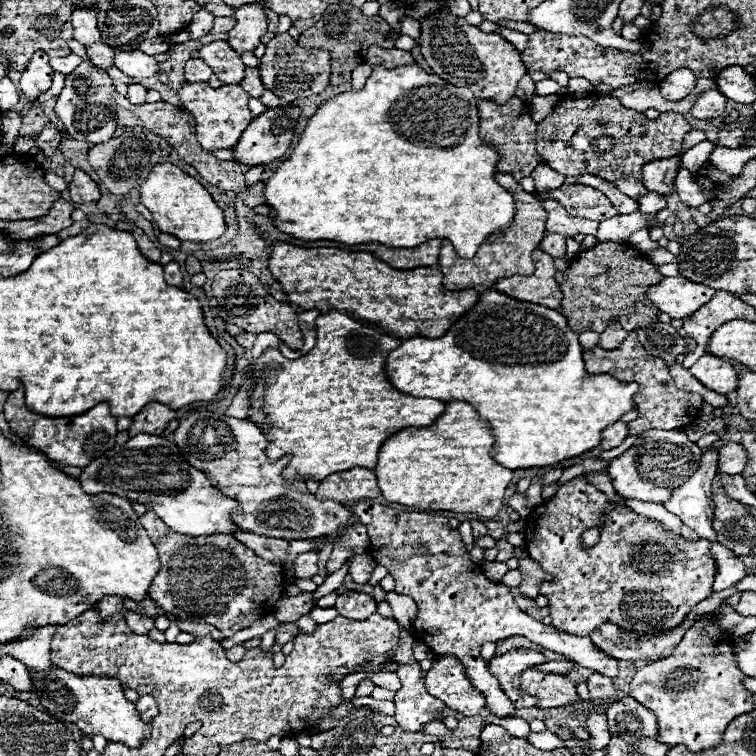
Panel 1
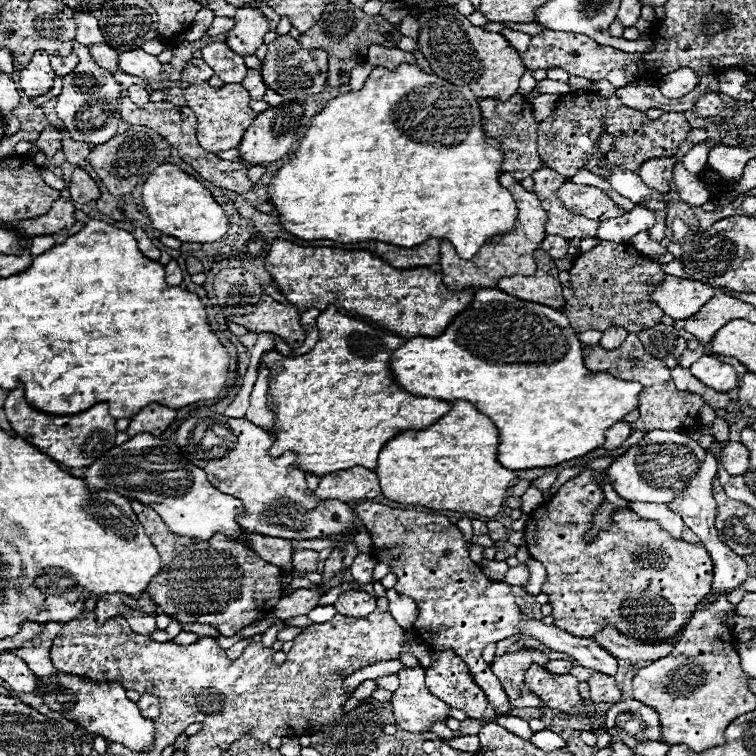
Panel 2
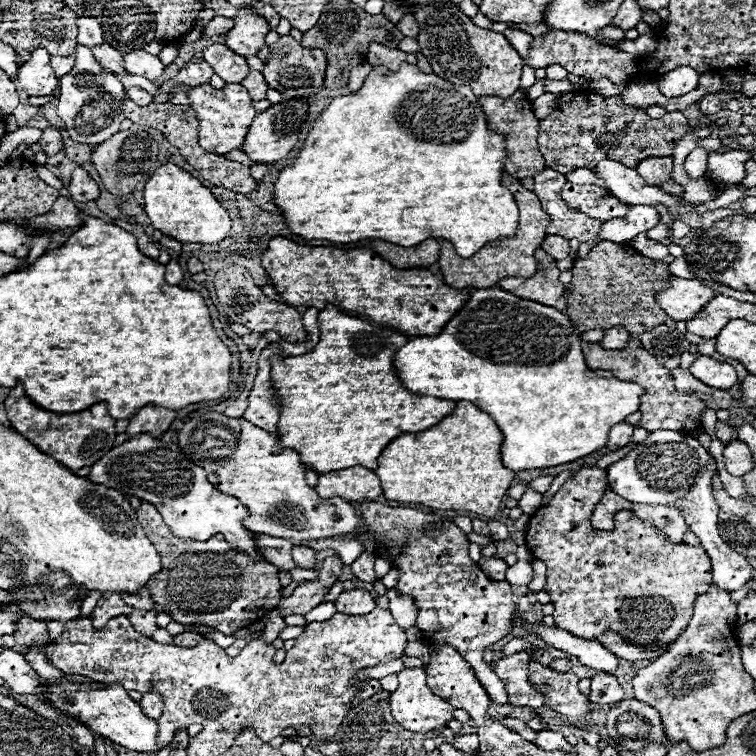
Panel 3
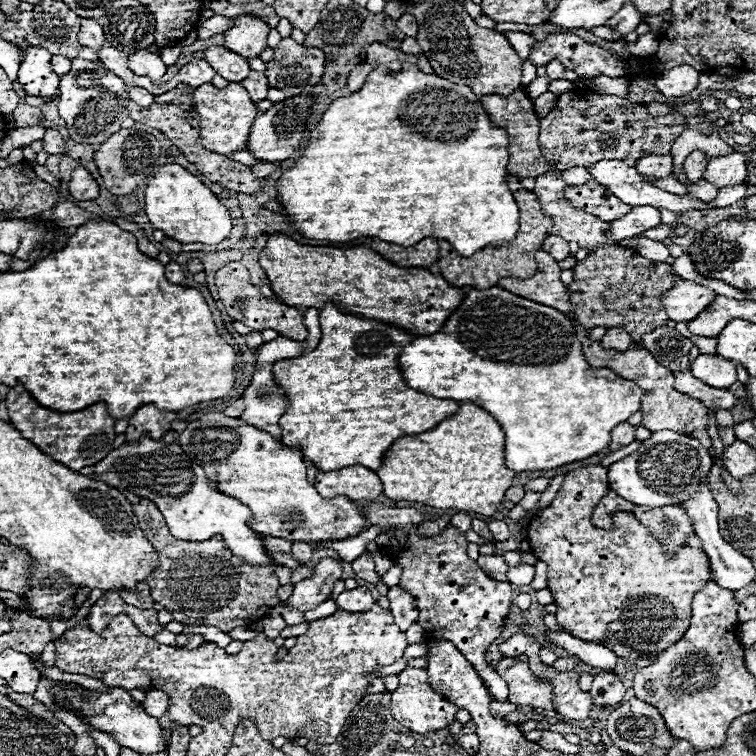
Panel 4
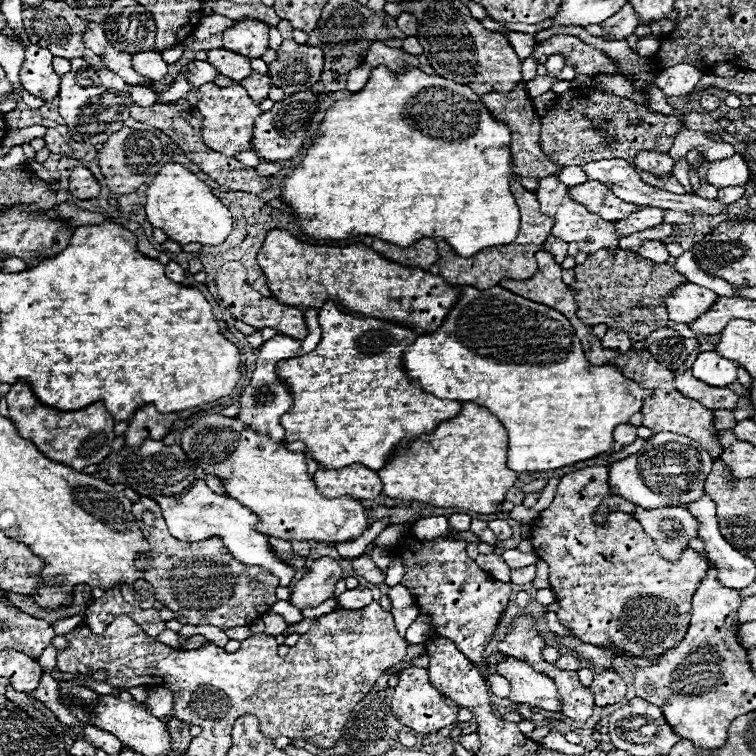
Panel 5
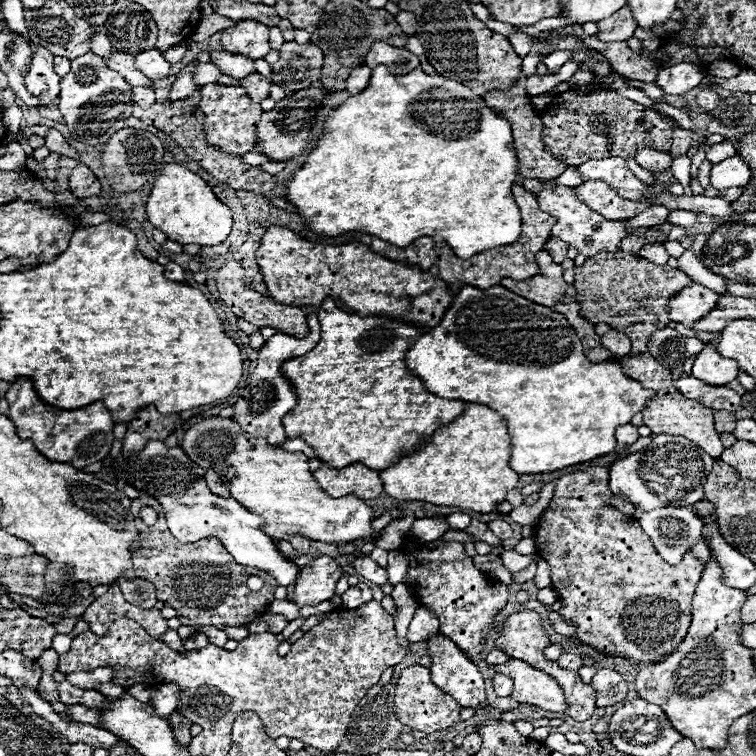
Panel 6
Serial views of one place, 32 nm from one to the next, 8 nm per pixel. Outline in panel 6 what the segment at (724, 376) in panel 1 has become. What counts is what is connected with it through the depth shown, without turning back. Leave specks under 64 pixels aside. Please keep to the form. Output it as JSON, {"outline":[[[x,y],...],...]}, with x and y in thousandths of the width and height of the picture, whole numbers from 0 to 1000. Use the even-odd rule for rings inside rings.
{"outline":[[[934,455],[931,463],[921,471],[915,497],[931,505],[939,505],[942,511],[958,511],[976,497],[976,481],[966,474],[955,474],[950,468],[947,455]]]}

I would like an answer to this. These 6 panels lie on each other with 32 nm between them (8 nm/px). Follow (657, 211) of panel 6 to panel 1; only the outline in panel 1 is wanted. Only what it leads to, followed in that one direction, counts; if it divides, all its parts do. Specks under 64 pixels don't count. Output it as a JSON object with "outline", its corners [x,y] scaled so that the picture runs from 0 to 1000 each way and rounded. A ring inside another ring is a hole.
{"outline":[[[844,278],[836,283],[817,284],[804,288],[804,291],[796,291],[787,313],[792,320],[827,321],[831,320],[836,308],[848,302],[858,302],[858,291]]]}

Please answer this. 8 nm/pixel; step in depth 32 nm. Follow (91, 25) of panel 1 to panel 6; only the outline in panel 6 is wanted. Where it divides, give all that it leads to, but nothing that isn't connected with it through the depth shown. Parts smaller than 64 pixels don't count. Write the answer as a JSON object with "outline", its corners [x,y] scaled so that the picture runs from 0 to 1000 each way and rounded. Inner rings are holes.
{"outline":[[[122,34],[124,40],[127,40],[127,48],[122,50],[122,69],[124,71],[130,71],[130,74],[135,74],[138,79],[146,74],[146,69],[148,69],[148,58],[146,58],[146,53],[132,42],[132,37],[130,34]]]}

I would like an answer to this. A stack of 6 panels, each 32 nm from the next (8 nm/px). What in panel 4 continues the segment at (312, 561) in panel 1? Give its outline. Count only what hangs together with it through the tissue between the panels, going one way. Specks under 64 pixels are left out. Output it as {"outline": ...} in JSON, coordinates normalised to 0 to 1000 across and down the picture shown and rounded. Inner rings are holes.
{"outline":[[[389,717],[386,720],[386,733],[392,741],[397,741],[399,746],[407,746],[413,738],[413,722],[407,717]]]}

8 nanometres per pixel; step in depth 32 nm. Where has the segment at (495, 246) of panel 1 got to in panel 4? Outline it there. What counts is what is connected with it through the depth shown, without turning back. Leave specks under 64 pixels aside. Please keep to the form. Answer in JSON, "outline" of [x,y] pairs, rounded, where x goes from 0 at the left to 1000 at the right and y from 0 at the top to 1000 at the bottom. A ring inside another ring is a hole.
{"outline":[[[680,233],[680,238],[672,241],[675,251],[680,254],[680,262],[688,272],[688,304],[683,310],[680,317],[667,320],[661,325],[646,325],[638,328],[635,333],[630,333],[622,341],[611,341],[603,336],[603,331],[590,320],[590,317],[579,317],[582,323],[582,341],[579,341],[579,352],[582,352],[582,362],[587,365],[587,370],[598,378],[624,378],[624,381],[651,381],[659,376],[659,370],[664,368],[704,368],[704,362],[712,357],[709,344],[706,344],[706,333],[712,333],[717,328],[717,320],[725,312],[725,304],[730,299],[730,288],[725,288],[722,283],[717,283],[712,262],[706,254],[690,249],[690,243],[685,241],[685,235]]]}

